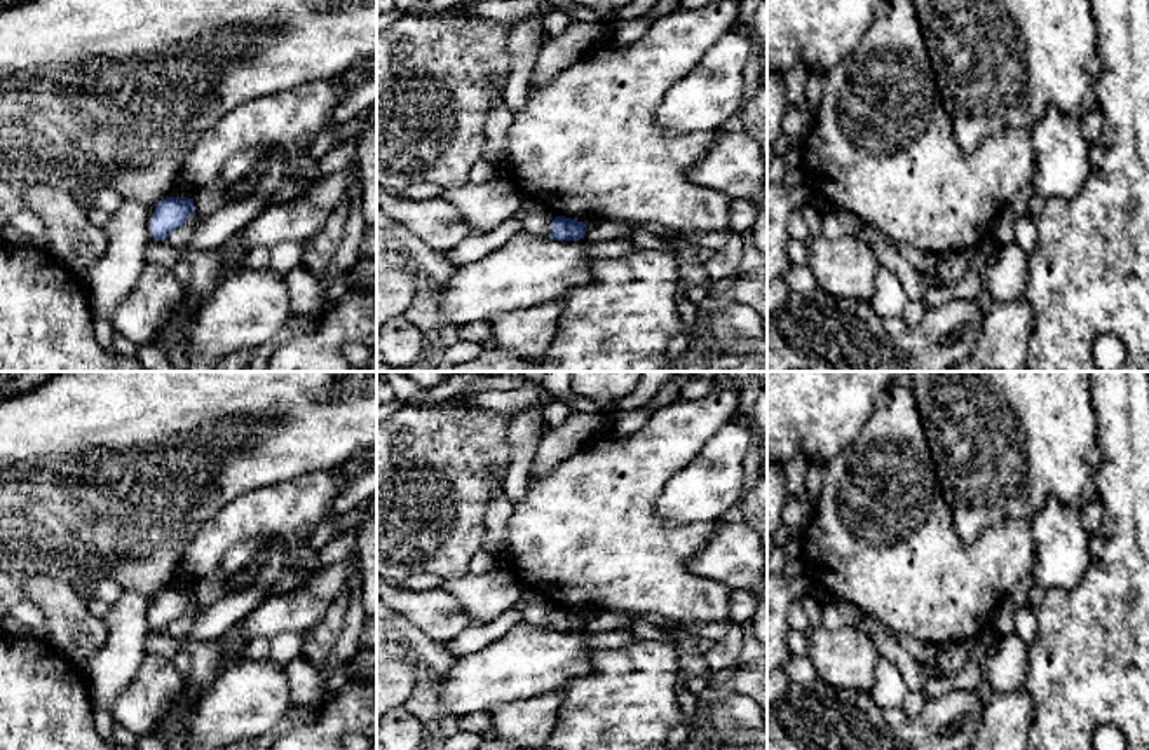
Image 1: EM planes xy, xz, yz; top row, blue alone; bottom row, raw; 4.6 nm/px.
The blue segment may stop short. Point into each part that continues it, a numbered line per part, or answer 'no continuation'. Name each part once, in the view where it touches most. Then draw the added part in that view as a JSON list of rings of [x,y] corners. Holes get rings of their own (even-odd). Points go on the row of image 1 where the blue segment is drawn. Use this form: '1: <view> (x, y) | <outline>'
no continuation

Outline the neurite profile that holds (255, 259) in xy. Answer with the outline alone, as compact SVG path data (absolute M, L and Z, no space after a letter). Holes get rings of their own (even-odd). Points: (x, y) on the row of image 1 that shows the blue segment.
M269 246L249 248L246 255L241 258L237 272L265 269L269 265L269 260L270 260Z

